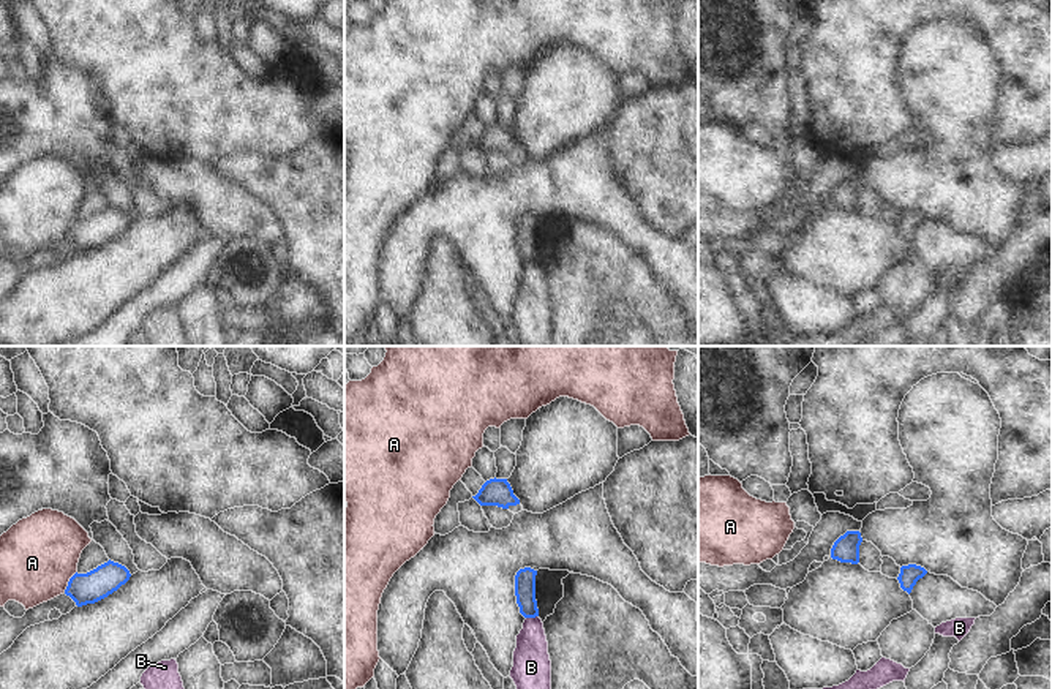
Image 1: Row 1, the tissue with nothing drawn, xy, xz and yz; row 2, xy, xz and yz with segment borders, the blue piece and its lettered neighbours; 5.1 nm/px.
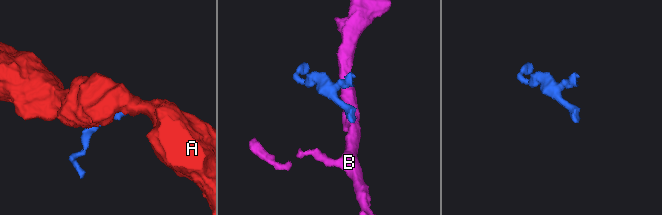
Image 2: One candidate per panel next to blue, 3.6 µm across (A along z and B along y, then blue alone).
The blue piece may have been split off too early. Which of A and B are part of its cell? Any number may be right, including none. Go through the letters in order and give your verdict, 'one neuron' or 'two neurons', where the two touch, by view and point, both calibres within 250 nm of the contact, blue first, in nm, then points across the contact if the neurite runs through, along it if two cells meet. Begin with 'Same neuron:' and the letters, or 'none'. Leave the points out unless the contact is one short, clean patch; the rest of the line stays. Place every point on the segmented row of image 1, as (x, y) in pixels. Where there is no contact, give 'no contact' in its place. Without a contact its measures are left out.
Same neuron: none
A: two neurons; contact xy (68, 582); calibres 160 and 400 nm
B: two neurons; contact xz (531, 617); calibres 110 and 190 nm; border xz (537, 615), (526, 618)

